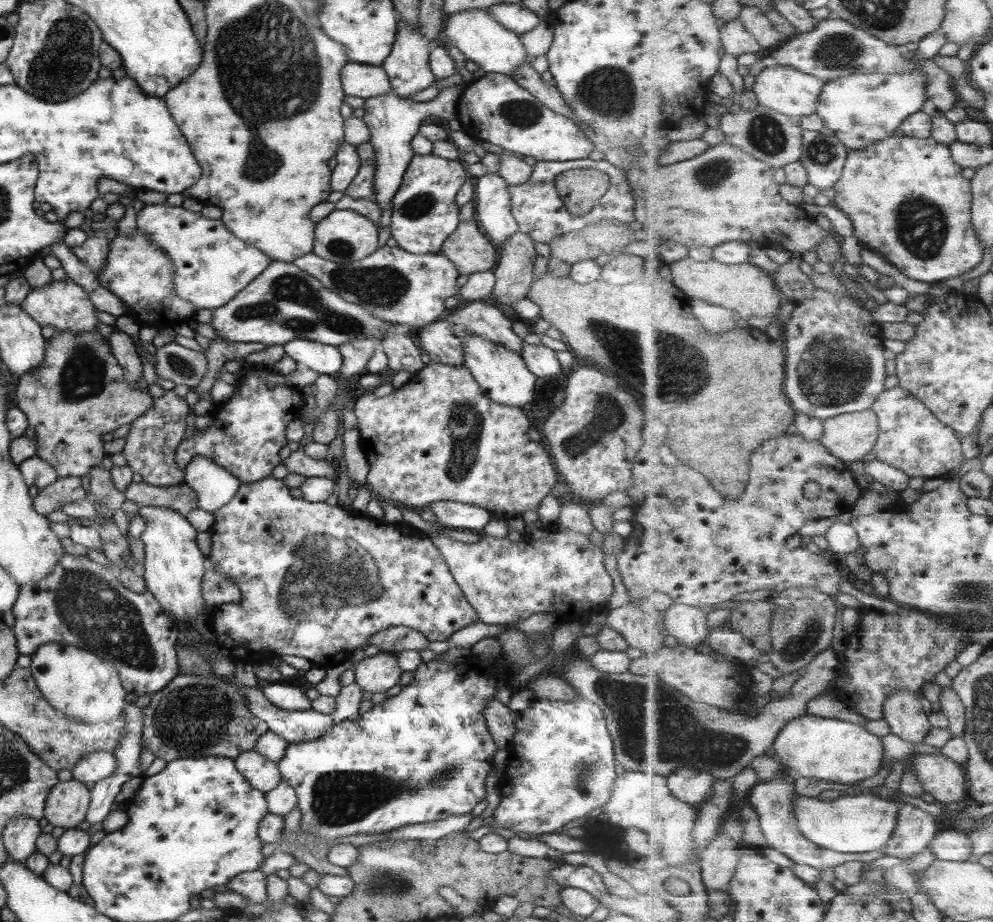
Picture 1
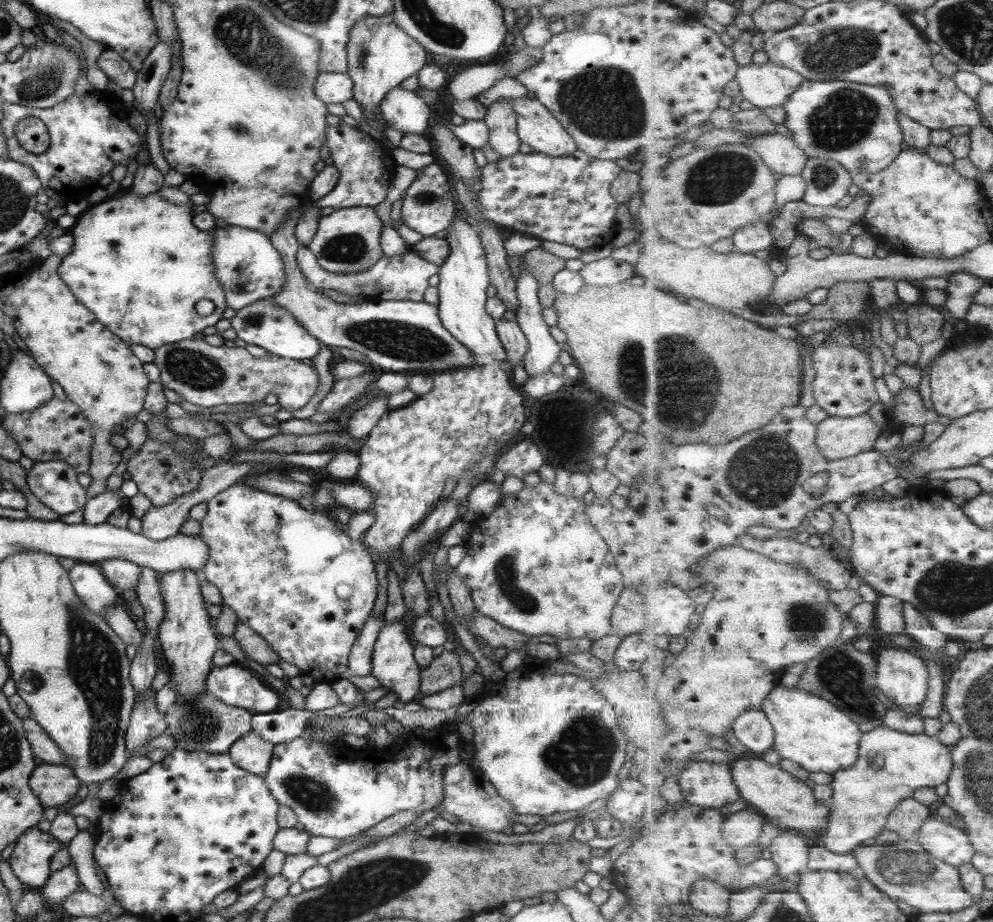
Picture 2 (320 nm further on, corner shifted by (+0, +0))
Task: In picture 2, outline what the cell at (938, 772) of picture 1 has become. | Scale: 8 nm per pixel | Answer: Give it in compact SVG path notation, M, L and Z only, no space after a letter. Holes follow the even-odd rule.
M885 724L864 732L860 742L858 761L846 769L834 772L833 796L826 800L831 809L828 827L820 834L820 844L835 854L851 854L861 842L873 840L888 826L888 816L902 800L907 800L923 787L935 788L939 784L947 784L952 775L952 751L949 745L928 734L909 734L898 731Z

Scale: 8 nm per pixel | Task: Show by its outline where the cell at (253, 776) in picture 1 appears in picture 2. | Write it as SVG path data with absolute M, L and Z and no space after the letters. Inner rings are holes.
M250 730L234 740L233 744L229 745L227 753L233 764L241 770L262 777L271 760L273 745L271 741L264 741Z

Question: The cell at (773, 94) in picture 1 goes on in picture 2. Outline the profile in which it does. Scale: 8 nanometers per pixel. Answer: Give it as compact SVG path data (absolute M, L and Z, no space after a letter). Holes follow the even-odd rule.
M768 61L766 64L740 66L736 82L744 100L755 107L781 107L800 87L805 78L791 68Z

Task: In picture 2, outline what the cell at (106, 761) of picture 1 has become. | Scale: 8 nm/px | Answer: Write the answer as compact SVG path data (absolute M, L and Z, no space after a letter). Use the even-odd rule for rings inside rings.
M21 717L19 719L25 733L25 738L30 744L30 749L35 758L39 758L43 763L52 765L64 764L61 751L46 736L44 730L36 724L32 717Z

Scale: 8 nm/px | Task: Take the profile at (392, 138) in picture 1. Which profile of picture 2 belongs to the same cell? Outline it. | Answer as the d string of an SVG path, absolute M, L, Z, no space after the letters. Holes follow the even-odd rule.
M390 14L378 17L364 16L353 21L348 28L344 49L346 73L352 82L352 99L361 104L361 110L368 109L376 113L385 94L406 78L413 76L430 59L420 44L399 30Z

